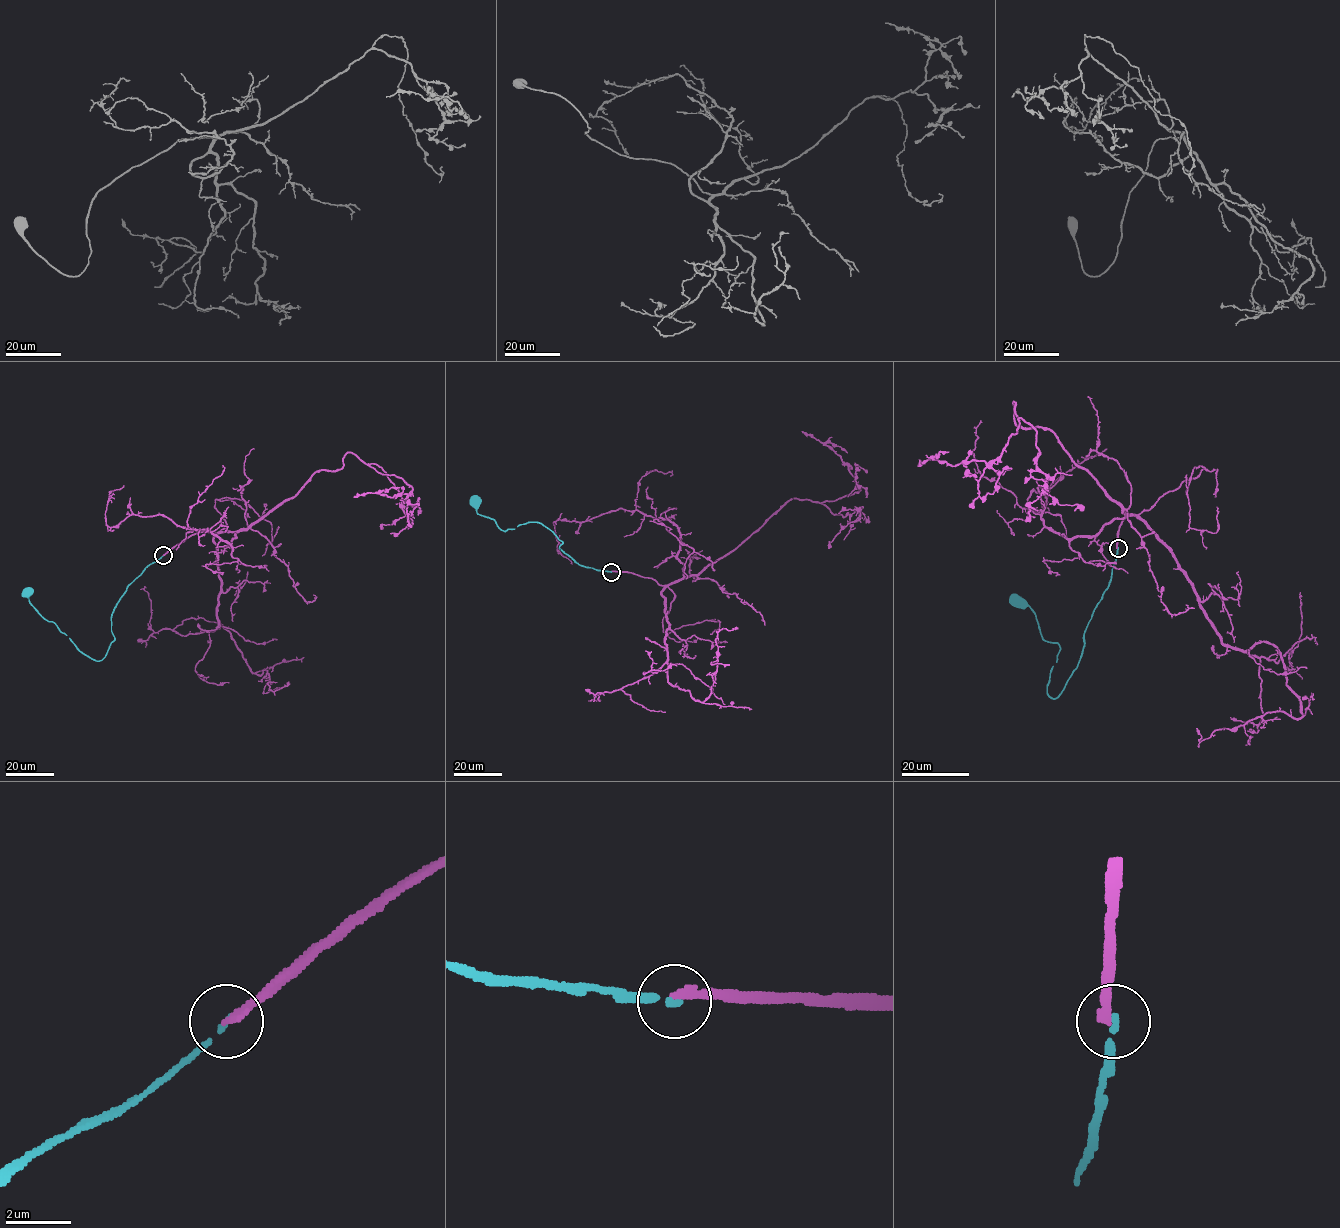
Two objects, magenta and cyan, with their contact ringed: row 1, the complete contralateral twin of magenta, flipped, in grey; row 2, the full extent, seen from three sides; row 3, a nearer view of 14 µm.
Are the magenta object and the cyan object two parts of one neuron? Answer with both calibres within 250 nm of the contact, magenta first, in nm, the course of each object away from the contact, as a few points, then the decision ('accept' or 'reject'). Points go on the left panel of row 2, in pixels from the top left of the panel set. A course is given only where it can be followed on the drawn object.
240/150 nm | magenta via (163, 555), (197, 533), (249, 528), (314, 473), (339, 470), (348, 452), (412, 489), (354, 497) | cyan via (163, 555), (127, 586), (111, 617), (114, 639), (100, 660), (82, 653), (55, 623), (44, 618), (26, 592) | reject

